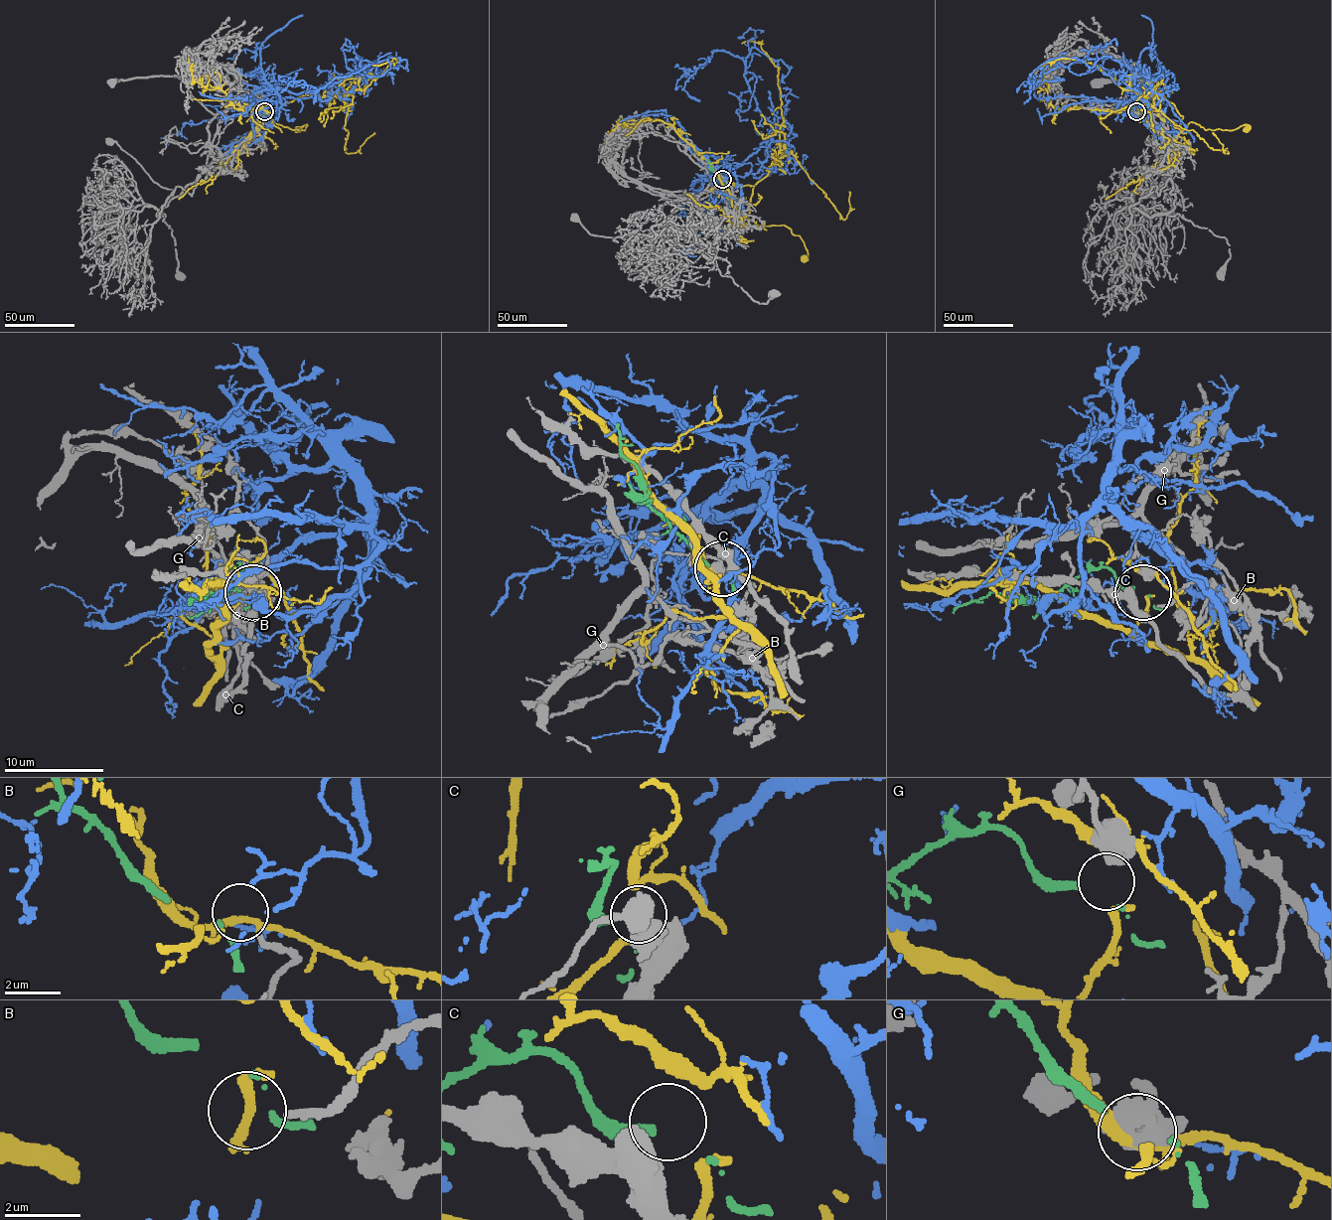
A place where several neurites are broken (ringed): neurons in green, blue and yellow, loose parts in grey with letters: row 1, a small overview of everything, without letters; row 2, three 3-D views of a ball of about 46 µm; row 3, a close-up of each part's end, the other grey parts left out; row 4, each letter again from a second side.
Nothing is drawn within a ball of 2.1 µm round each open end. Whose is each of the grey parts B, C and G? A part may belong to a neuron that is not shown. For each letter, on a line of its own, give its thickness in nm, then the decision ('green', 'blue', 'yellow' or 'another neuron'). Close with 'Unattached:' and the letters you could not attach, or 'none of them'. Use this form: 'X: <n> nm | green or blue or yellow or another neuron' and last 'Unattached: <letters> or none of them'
B: 200 nm | another neuron
C: 650 nm | another neuron
G: 750 nm | another neuron
Unattached: B, C, G

